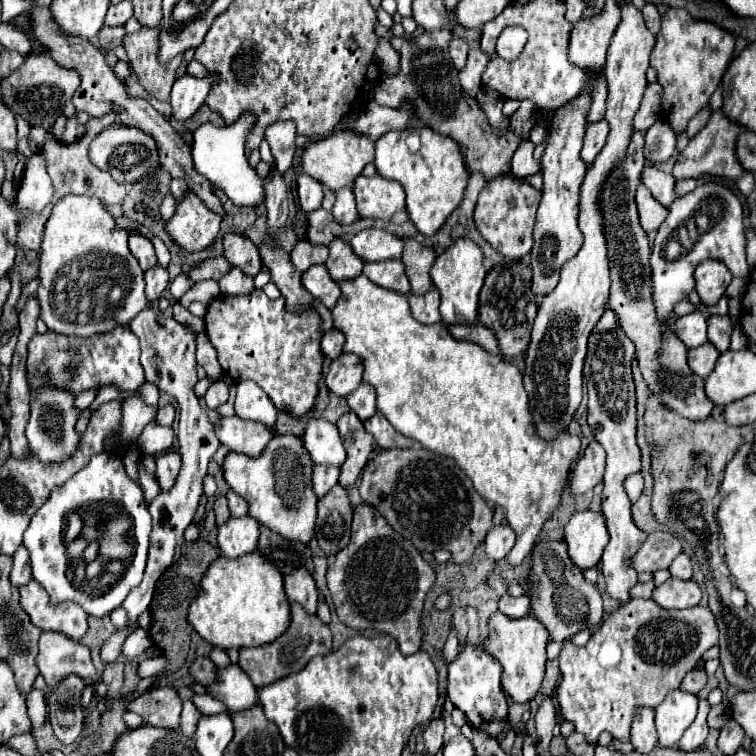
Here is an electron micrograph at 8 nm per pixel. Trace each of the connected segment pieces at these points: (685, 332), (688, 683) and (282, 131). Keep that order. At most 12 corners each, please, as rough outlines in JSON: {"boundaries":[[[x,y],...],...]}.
{"boundaries":[[[696,310],[676,320],[676,336],[686,348],[708,342],[706,316]],[[702,668],[684,676],[680,690],[700,694],[708,682]],[[294,122],[266,128],[276,168],[284,174],[294,160]]]}

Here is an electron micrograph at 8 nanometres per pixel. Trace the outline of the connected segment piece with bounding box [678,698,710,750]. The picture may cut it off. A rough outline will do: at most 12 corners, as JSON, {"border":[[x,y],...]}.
{"border":[[698,700],[698,714],[684,732],[678,748],[694,750],[708,736],[710,704]]}

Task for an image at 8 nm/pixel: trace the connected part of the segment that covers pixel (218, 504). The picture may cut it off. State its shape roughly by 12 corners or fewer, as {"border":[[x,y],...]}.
{"border":[[224,496],[216,498],[216,526],[228,522],[230,510]]}

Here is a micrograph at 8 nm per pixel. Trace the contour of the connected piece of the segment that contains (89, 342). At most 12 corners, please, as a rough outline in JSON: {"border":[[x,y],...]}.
{"border":[[130,328],[90,338],[36,334],[30,386],[74,394],[144,384]]}

